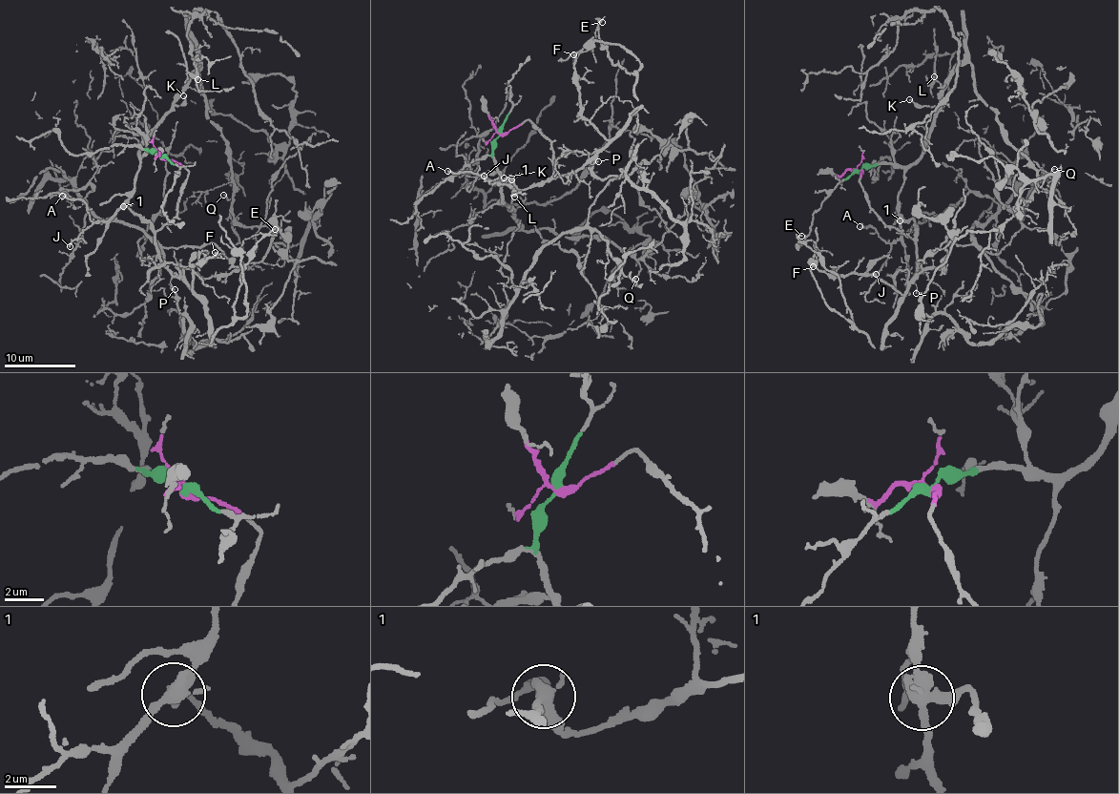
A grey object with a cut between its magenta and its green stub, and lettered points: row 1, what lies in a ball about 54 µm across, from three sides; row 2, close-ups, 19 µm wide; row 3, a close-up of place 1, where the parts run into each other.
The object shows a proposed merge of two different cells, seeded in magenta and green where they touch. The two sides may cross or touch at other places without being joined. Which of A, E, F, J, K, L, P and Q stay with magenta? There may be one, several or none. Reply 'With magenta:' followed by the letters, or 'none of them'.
With magenta: E, F, P

